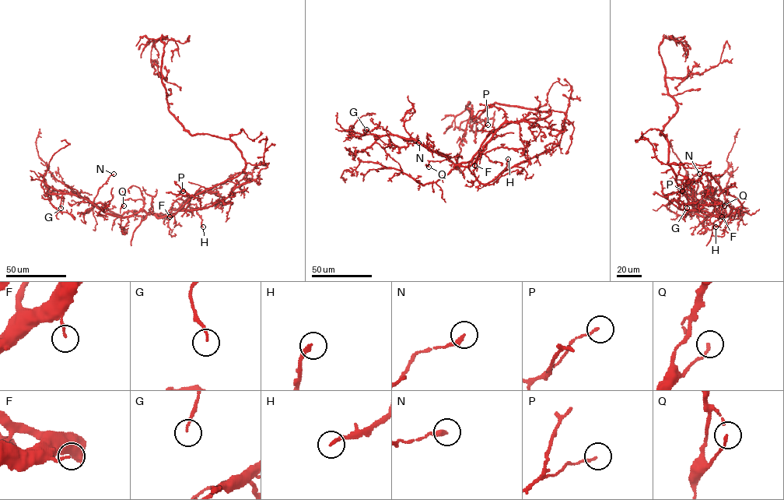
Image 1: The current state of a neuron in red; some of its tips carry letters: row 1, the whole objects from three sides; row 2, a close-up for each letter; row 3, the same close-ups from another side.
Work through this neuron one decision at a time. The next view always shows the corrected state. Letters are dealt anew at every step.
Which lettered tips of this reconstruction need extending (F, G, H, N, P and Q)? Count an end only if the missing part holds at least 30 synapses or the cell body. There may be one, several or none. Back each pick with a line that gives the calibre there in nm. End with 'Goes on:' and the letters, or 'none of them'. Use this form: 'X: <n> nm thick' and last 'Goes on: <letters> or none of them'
Goes on: none of them

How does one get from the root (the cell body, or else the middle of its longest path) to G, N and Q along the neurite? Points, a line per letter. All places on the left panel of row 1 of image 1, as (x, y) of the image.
G: (215, 186), (194, 195), (175, 214), (163, 216), (141, 210), (115, 216), (66, 193), (61, 195), (61, 208)
N: (215, 186), (194, 195), (172, 215), (156, 216), (139, 210), (115, 216), (92, 202), (98, 190), (113, 174)
Q: (215, 186), (194, 195), (172, 215), (148, 213), (141, 198), (124, 200), (124, 205)

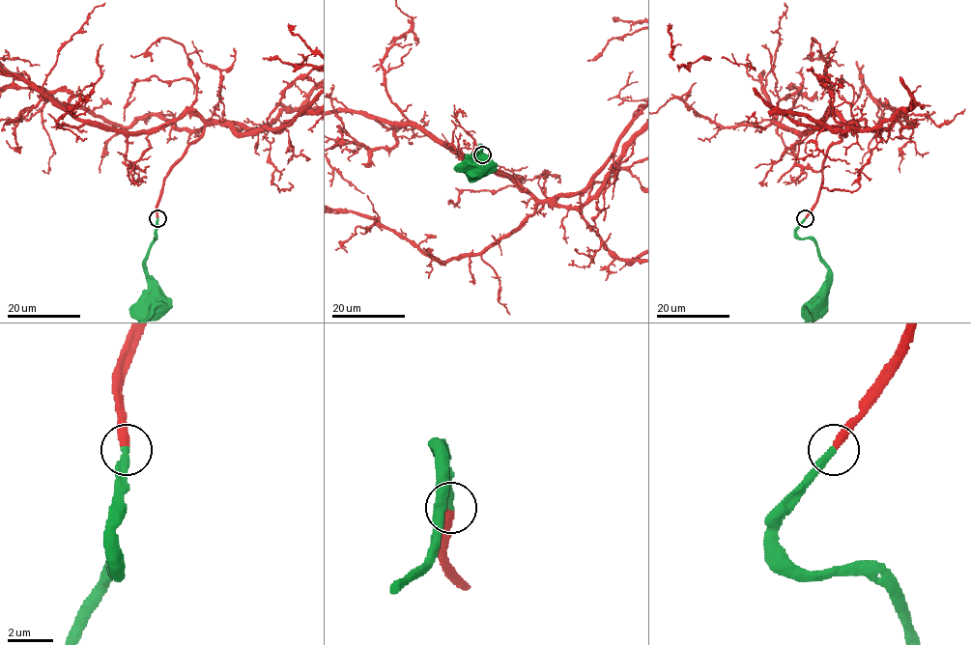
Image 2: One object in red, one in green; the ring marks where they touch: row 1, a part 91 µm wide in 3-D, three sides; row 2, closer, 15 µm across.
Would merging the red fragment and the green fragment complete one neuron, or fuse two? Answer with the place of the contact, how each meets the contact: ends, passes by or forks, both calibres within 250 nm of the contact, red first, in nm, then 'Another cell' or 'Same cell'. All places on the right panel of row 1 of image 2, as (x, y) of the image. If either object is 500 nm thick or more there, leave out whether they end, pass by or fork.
Place: (805, 218). At the ring red ends. At the ring green ends. Thickness 320 nm (red) against 320 nm. Same cell

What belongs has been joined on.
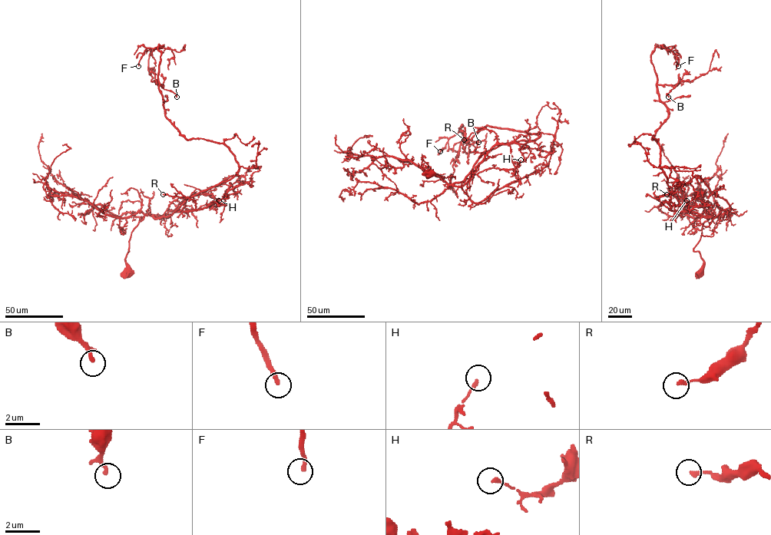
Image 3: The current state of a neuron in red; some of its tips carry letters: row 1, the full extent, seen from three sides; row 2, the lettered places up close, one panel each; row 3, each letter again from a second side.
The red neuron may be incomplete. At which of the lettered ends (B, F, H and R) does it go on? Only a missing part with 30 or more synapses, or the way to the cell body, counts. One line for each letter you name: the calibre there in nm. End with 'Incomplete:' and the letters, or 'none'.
F: 240 nm thick
Incomplete: F

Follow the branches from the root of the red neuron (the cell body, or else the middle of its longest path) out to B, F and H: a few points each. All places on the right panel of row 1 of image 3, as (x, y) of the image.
B: (703, 272), (693, 248), (710, 215), (670, 191), (652, 139), (668, 115), (656, 84), (673, 87), (668, 97)
F: (703, 272), (693, 248), (710, 215), (670, 191), (652, 139), (668, 115), (654, 47), (678, 66)
H: (703, 272), (703, 261), (693, 248), (703, 224), (713, 216), (670, 209), (673, 206), (696, 204), (686, 200)

